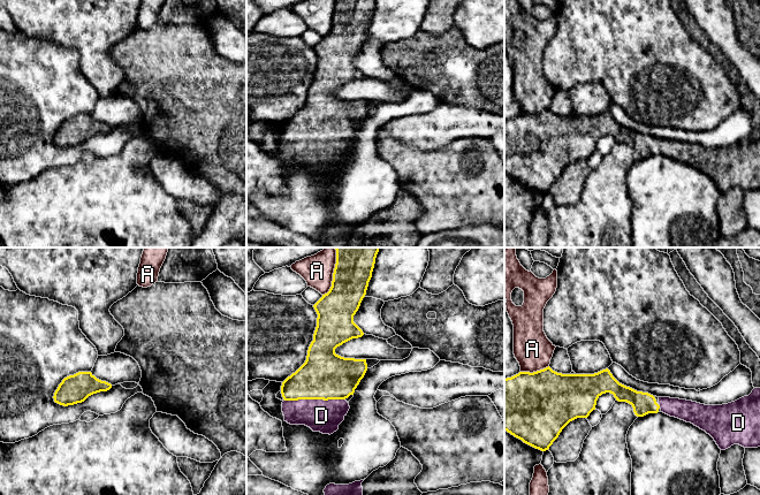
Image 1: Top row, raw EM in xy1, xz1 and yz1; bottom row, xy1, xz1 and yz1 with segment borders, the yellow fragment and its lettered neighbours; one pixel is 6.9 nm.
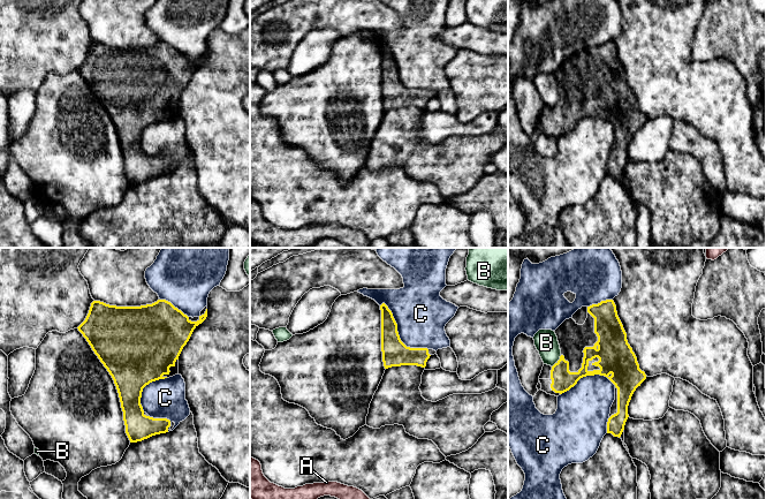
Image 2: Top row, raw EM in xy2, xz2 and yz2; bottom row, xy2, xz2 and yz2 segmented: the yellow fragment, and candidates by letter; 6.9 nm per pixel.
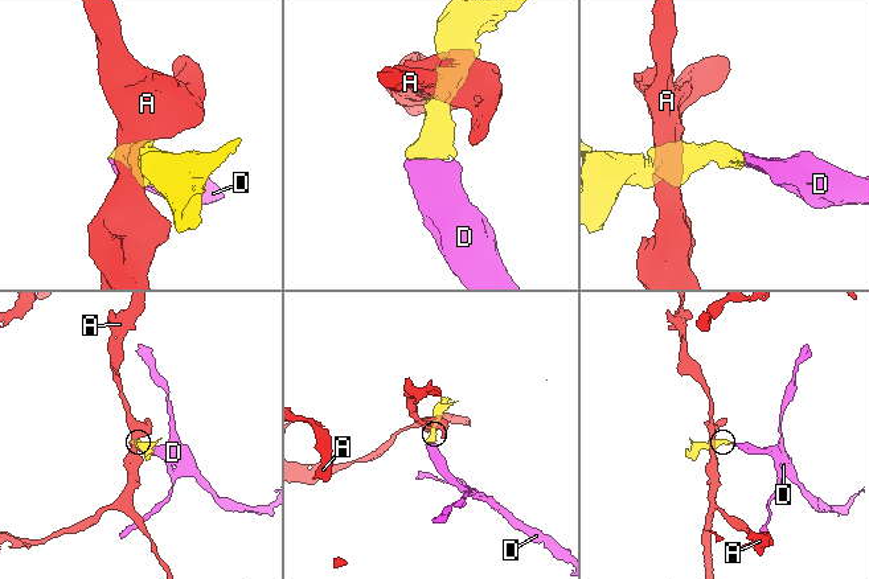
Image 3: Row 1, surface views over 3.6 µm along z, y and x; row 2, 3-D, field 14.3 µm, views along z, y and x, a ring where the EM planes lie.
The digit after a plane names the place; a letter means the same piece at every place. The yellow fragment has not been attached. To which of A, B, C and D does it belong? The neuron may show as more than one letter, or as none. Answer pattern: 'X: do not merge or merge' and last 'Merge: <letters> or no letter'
A: do not merge
B: do not merge
C: do not merge
D: merge
Merge: D

